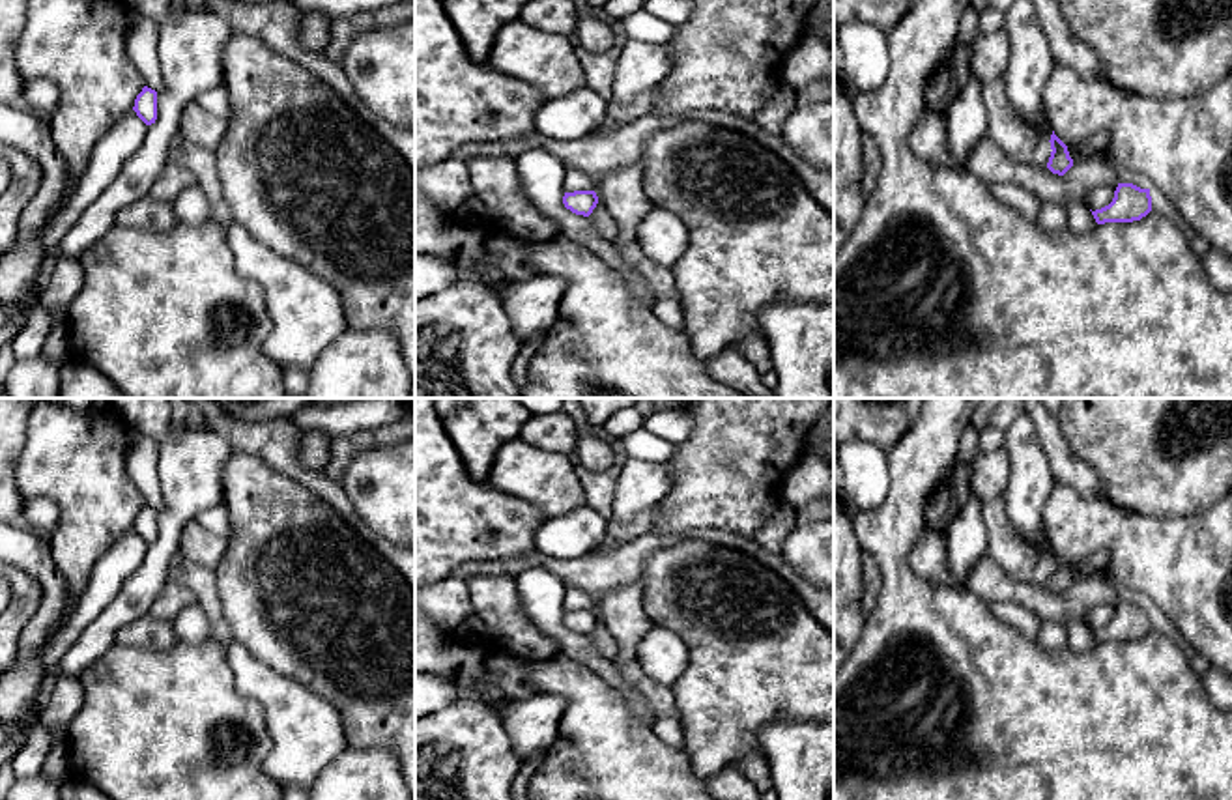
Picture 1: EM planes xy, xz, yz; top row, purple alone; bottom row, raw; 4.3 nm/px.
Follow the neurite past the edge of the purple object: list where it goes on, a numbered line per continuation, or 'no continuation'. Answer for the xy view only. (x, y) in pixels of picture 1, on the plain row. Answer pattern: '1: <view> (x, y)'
no continuation

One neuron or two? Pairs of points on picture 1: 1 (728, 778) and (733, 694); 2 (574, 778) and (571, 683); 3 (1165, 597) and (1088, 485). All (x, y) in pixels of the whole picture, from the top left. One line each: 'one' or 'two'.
1: two
2: one
3: two

